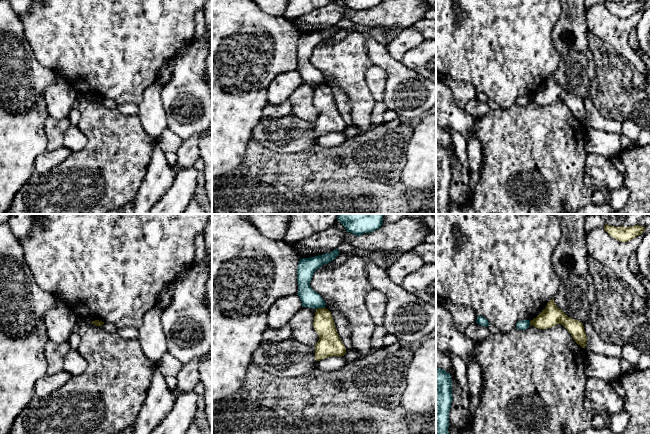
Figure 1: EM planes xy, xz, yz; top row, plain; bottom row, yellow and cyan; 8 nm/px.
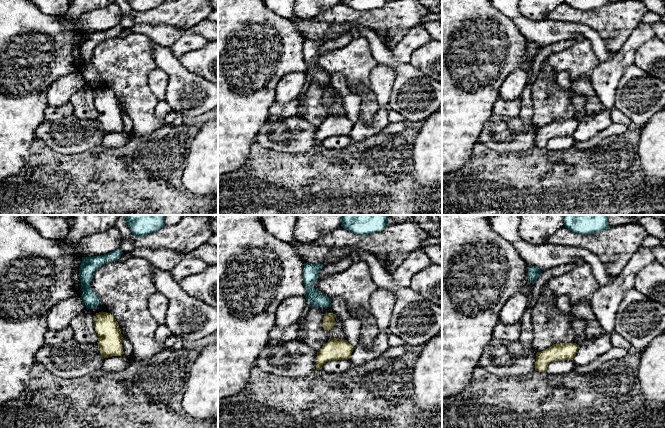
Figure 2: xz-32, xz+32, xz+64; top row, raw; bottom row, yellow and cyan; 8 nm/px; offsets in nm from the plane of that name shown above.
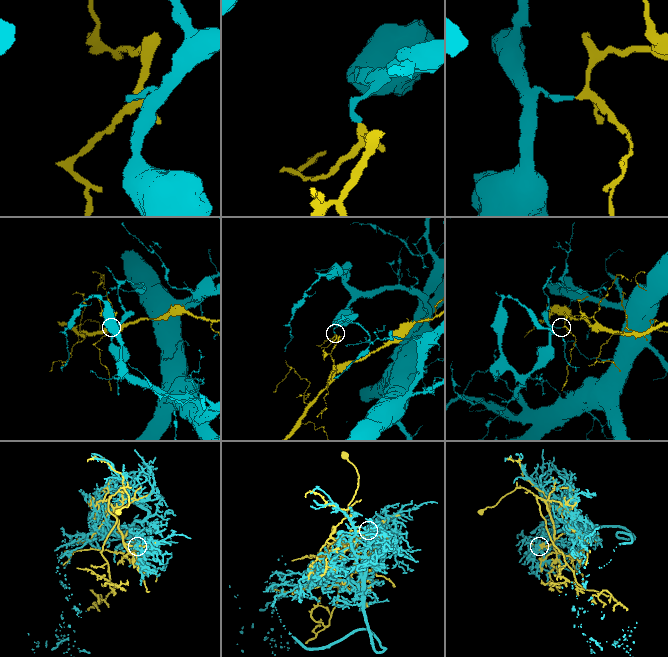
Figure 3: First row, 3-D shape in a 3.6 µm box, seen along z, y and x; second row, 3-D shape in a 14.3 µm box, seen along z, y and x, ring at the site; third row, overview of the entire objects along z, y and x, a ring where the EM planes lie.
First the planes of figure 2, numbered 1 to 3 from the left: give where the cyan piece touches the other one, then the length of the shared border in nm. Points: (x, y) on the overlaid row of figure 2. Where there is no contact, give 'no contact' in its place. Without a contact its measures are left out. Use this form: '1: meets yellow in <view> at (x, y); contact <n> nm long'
1: no contact
2: no contact
3: no contact

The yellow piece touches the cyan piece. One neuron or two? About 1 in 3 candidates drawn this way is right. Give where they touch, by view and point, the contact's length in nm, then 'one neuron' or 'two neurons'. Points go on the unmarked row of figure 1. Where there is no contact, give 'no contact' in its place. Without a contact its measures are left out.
meets yellow in xz at (320, 84); contact 80 nm long; two neurons

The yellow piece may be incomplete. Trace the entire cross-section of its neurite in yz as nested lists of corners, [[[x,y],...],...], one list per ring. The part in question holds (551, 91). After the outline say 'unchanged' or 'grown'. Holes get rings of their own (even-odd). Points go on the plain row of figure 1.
[[[553,74],[547,79],[545,85],[541,89],[530,97],[530,101],[538,105],[548,105],[557,100],[563,101],[575,118],[582,124],[585,124],[587,112],[583,99],[568,93],[556,82]]]; unchanged

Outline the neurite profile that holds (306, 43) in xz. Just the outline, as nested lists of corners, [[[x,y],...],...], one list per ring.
[[[336,24],[330,29],[300,35],[297,43],[297,58],[299,65],[297,71],[300,73],[303,83],[313,85],[325,83],[325,77],[320,70],[311,64],[310,58],[314,48],[318,44],[320,44],[323,40],[333,37],[339,30],[340,28]]]

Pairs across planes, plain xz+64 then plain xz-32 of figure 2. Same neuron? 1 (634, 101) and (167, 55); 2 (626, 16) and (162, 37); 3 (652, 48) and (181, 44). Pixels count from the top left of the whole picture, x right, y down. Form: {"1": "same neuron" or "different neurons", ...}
{"1": "same neuron", "2": "different neurons", "3": "different neurons"}

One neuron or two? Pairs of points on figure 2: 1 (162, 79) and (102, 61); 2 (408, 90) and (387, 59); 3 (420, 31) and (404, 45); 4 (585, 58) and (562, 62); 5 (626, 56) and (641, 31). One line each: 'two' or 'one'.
1: two
2: one
3: one
4: one
5: one

